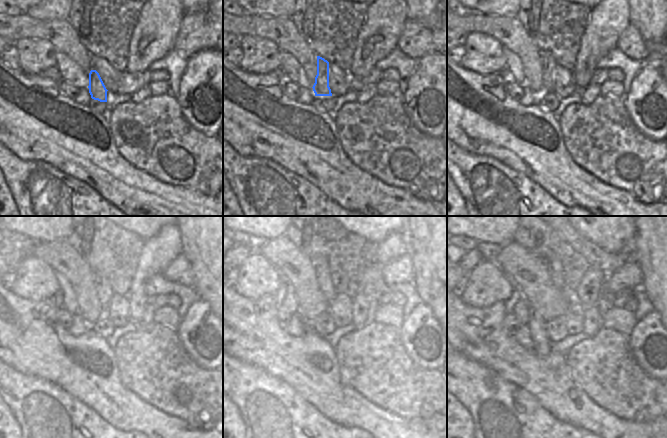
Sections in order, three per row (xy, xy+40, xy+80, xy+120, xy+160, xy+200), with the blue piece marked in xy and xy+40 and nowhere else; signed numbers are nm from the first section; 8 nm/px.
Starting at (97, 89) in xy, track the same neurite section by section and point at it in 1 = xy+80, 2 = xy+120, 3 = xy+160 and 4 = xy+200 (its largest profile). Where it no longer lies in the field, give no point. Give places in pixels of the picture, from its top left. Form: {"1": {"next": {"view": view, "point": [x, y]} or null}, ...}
{"1": {"next": {"view": "xy+80", "point": [548, 63]}}, "2": {"next": {"view": "xy+120", "point": [104, 292]}}, "3": {"next": {"view": "xy+160", "point": [326, 285]}}, "4": {"next": {"view": "xy+200", "point": [555, 267]}}}

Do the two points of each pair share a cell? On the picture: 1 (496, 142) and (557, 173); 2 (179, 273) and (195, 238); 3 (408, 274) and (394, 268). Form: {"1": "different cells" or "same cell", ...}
{"1": "same cell", "2": "different cells", "3": "same cell"}

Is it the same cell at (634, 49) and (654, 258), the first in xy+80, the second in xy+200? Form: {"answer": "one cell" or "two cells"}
{"answer": "two cells"}

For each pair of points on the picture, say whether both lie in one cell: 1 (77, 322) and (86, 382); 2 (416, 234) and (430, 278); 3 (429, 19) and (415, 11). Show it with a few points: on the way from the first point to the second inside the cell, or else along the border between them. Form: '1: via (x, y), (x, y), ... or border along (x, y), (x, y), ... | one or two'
1: border along (65, 327), (72, 333), (83, 333), (89, 329) | two
2: via (427, 245), (430, 248), (430, 267) | one
3: via (426, 16), (421, 11), (418, 11) | one

